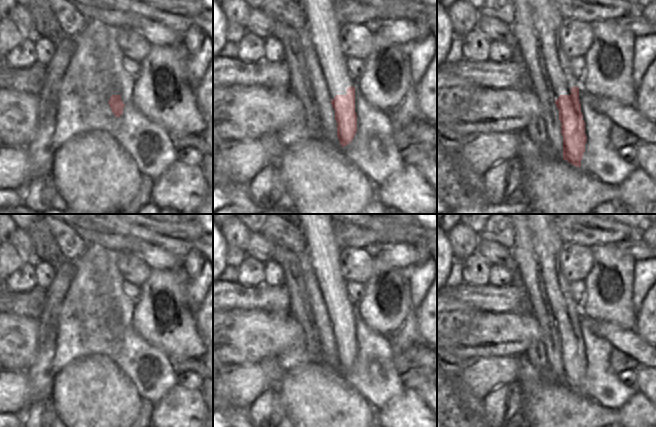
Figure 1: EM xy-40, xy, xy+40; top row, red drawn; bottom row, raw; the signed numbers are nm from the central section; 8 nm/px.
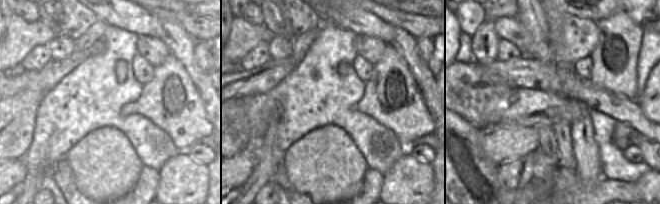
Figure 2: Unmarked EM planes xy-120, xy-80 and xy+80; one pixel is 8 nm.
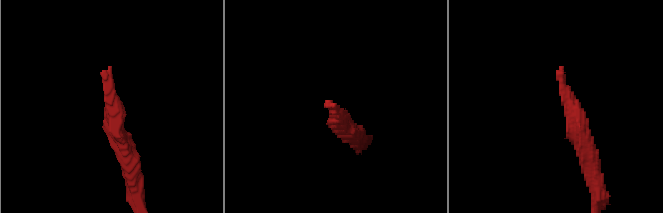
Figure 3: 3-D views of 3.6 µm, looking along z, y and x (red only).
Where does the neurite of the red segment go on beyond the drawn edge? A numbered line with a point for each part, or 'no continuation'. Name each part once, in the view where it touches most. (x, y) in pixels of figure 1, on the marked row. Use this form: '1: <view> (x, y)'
1: xy (329, 76)

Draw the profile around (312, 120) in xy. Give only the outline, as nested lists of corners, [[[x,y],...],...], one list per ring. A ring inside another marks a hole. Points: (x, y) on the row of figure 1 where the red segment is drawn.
[[[319,112],[306,113],[305,124],[308,128],[308,134],[311,139],[318,139],[323,136],[321,132],[321,120],[319,118]]]

